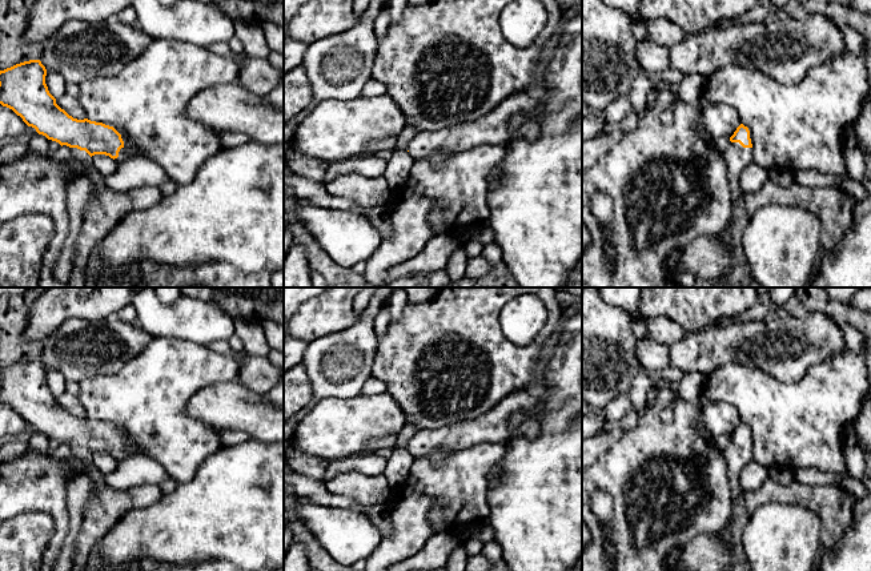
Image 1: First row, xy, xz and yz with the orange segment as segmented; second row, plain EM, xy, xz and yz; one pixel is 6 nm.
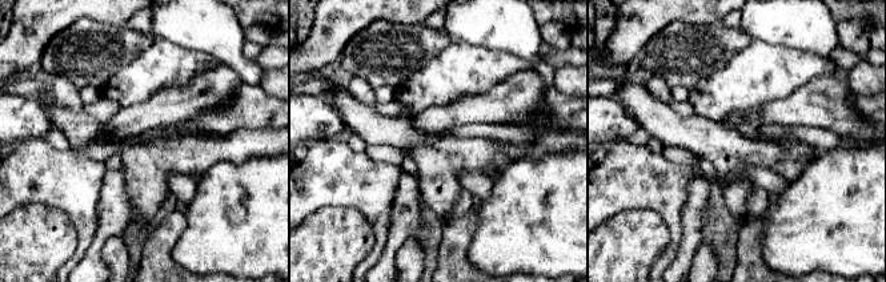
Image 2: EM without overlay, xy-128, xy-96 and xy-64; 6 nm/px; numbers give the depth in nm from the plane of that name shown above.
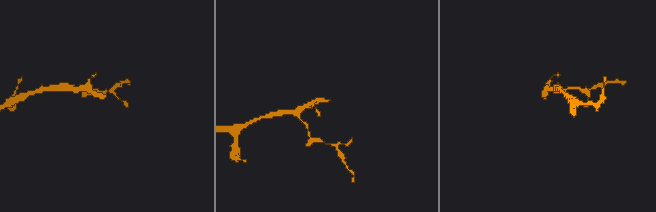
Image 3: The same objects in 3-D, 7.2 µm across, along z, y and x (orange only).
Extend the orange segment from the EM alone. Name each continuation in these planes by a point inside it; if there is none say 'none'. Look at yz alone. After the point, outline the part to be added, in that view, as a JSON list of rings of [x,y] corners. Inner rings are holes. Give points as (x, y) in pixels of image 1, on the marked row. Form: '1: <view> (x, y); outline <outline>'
1: yz (737, 157); outline [[[730,142],[722,152],[727,165],[727,176],[730,181],[730,192],[734,205],[743,200],[744,192],[740,188],[740,173],[752,162],[752,149],[743,148],[739,142]]]

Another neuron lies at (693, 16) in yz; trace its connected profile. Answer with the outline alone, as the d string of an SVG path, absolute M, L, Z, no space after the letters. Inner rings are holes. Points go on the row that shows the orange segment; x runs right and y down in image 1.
M641 0L639 12L646 23L666 17L686 35L719 27L747 13L758 0Z

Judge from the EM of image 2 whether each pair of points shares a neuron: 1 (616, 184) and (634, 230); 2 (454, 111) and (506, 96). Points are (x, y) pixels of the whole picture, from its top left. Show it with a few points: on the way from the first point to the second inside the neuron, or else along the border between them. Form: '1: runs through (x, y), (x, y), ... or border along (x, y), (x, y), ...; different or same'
1: border along (657, 212), (622, 209), (601, 225); different
2: runs through (468, 109), (493, 107); same

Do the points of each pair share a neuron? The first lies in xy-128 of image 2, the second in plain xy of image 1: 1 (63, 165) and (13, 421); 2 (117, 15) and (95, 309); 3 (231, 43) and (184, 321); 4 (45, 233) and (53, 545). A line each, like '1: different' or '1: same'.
1: different
2: same
3: same
4: different

